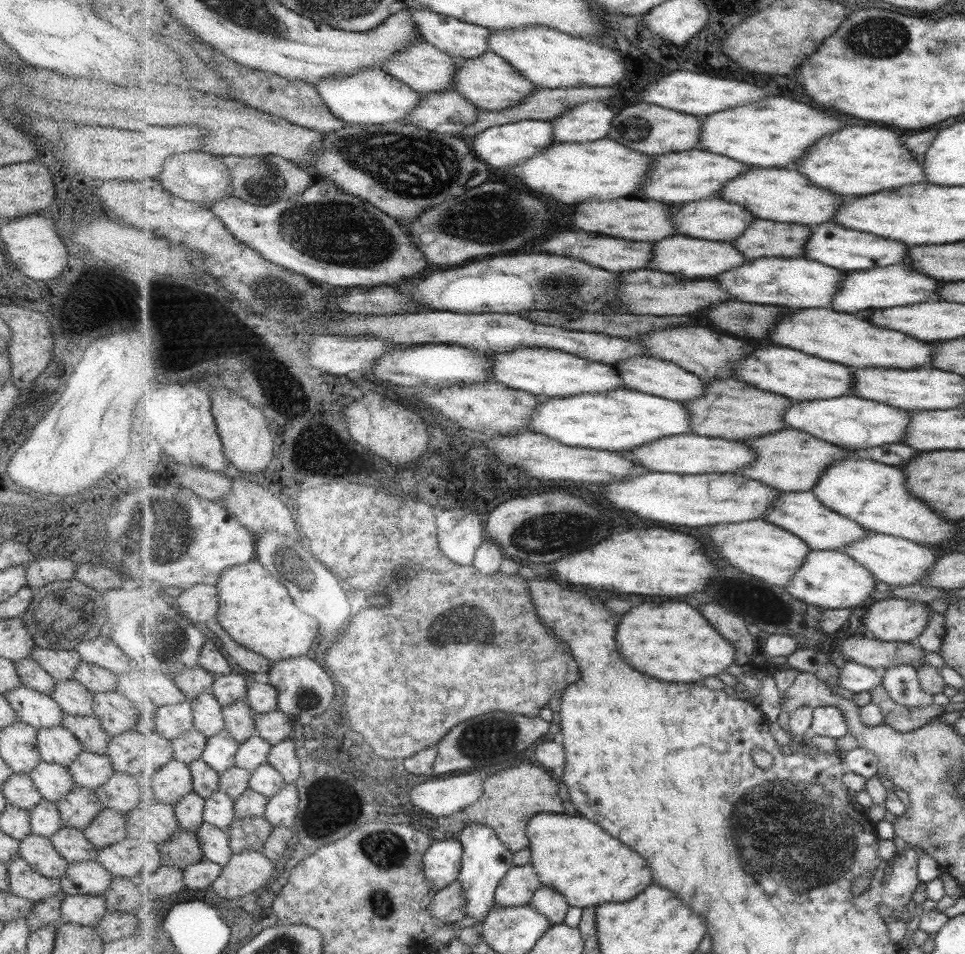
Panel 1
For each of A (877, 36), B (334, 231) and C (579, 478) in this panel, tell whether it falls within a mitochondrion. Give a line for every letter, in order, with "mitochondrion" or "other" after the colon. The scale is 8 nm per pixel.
A: mitochondrion
B: mitochondrion
C: other

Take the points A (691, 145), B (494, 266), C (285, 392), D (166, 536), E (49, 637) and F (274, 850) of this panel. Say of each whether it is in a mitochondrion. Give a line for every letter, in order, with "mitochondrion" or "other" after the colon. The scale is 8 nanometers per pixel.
A: other
B: other
C: other
D: mitochondrion
E: mitochondrion
F: other

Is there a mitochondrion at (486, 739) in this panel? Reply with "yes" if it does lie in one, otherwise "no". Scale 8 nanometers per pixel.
yes

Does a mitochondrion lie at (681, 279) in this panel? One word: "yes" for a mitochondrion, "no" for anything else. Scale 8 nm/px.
no

